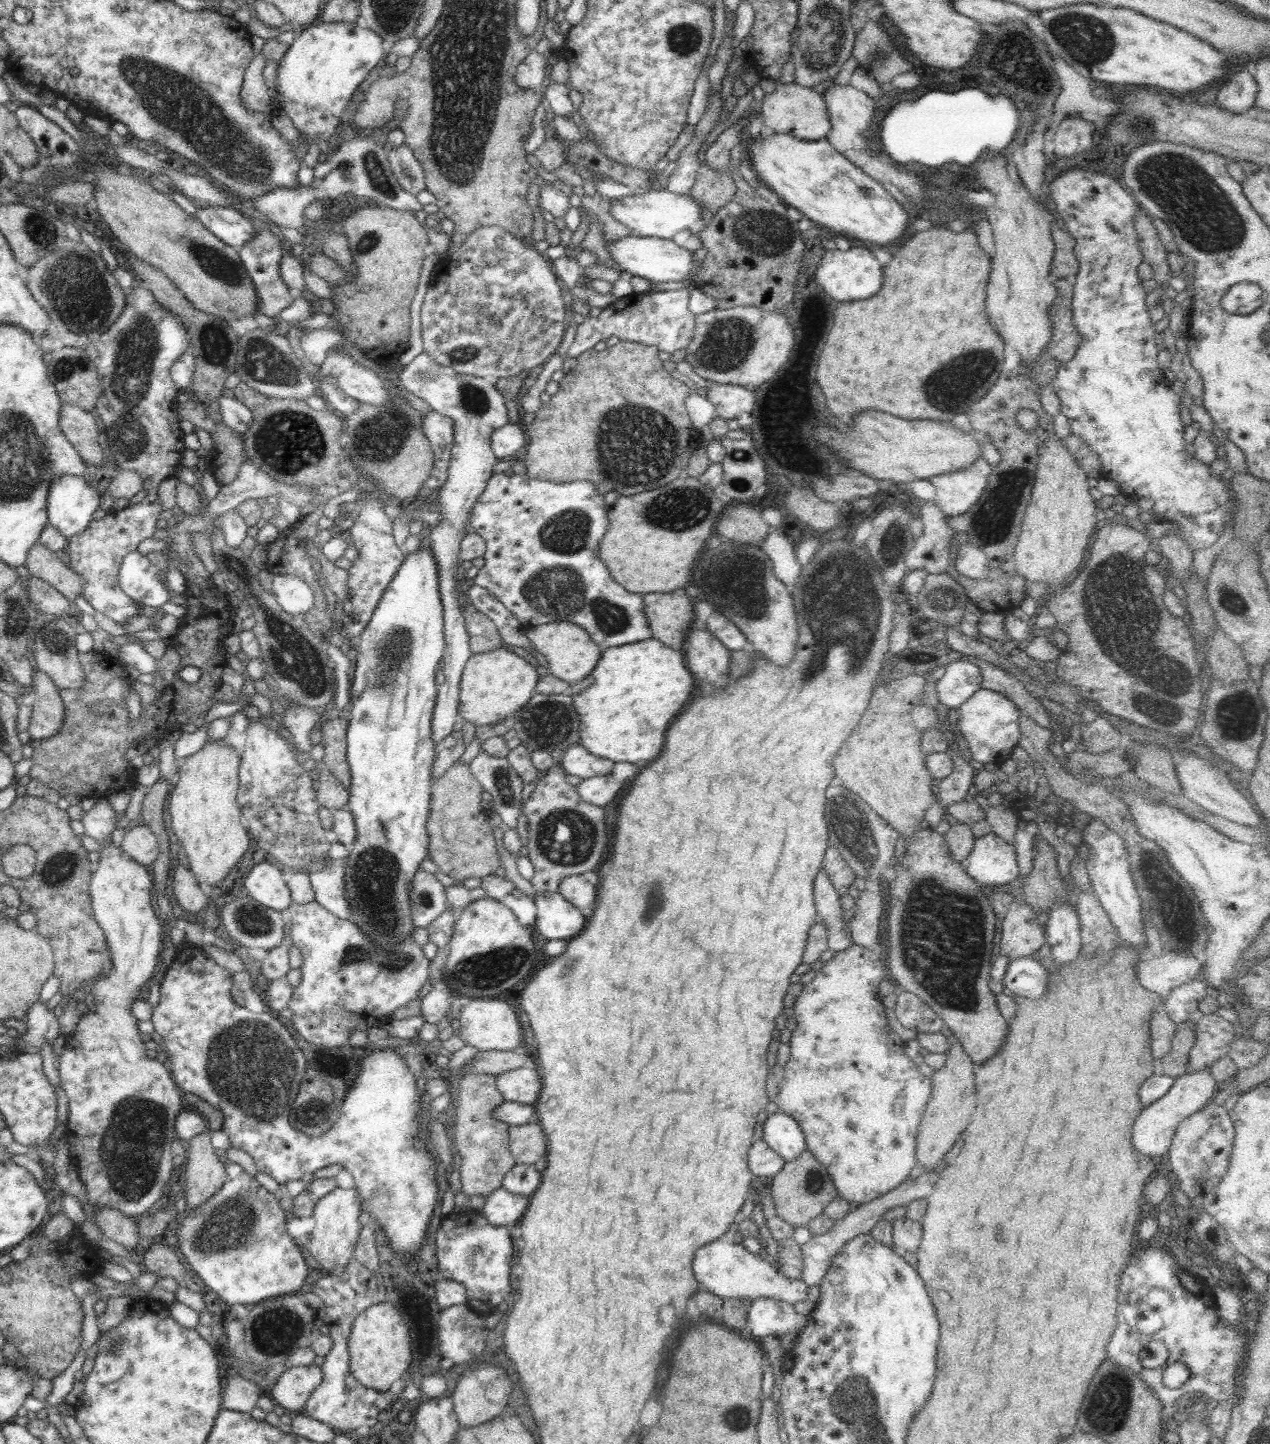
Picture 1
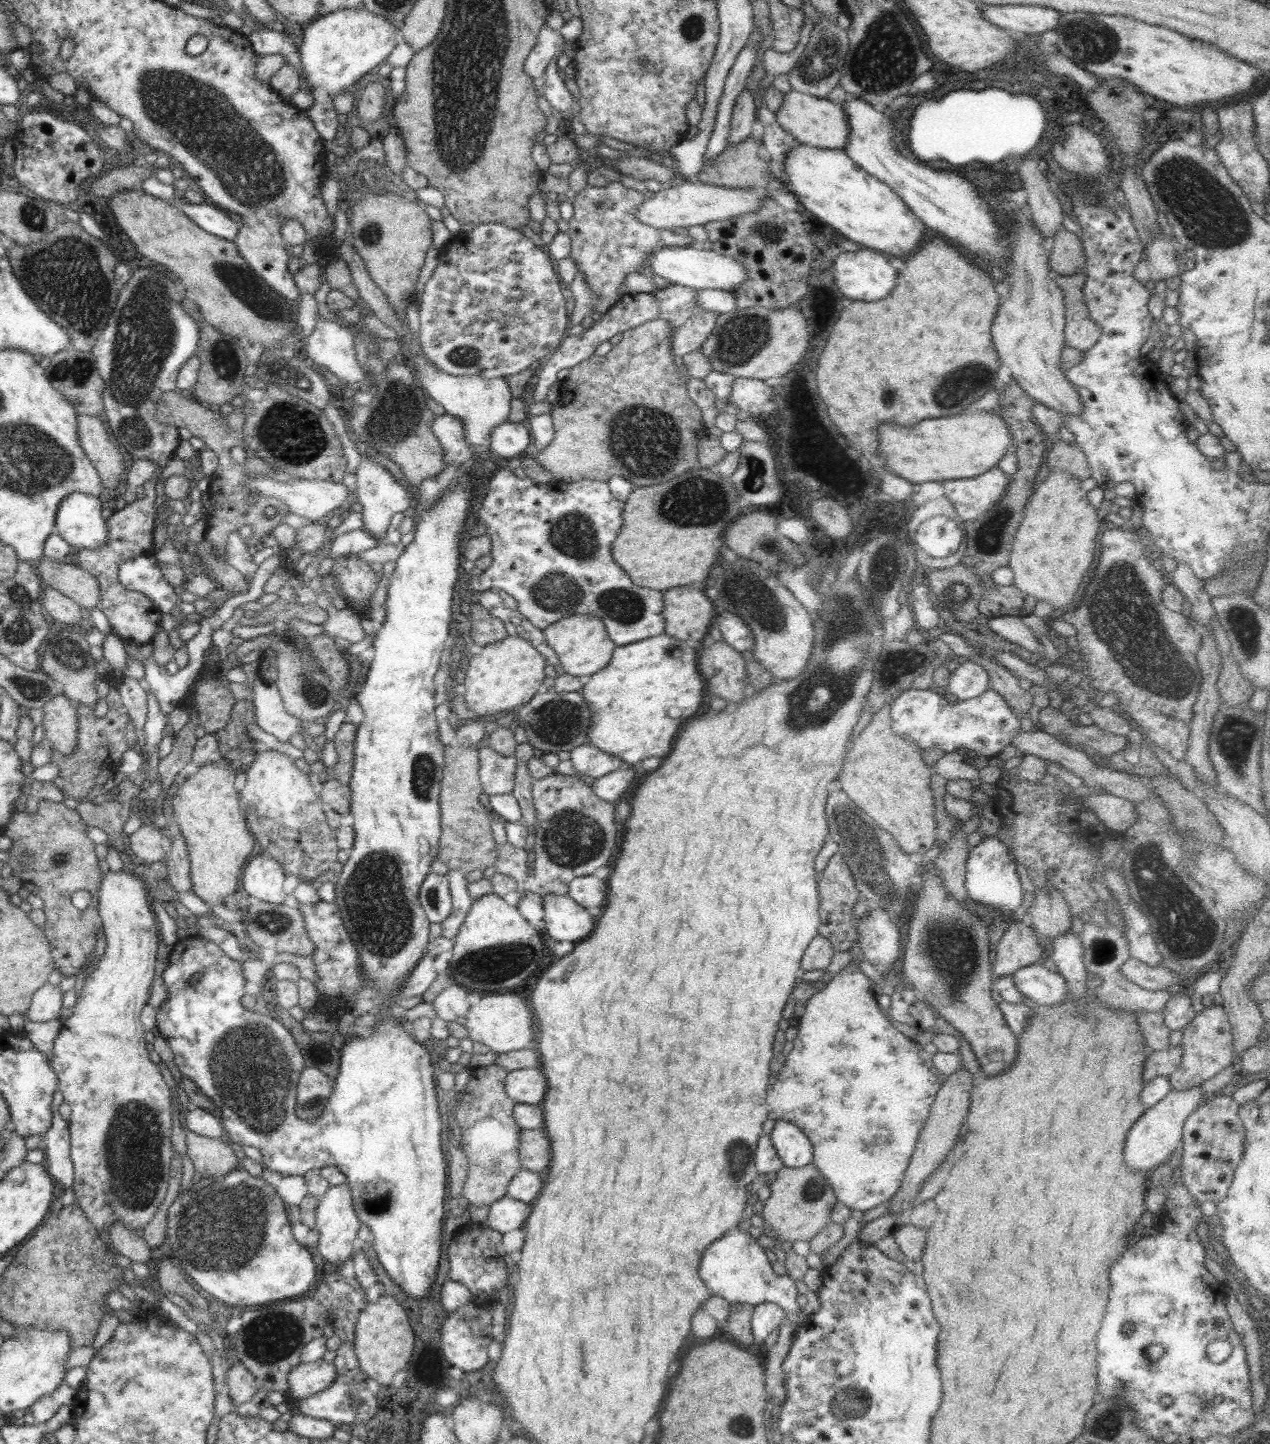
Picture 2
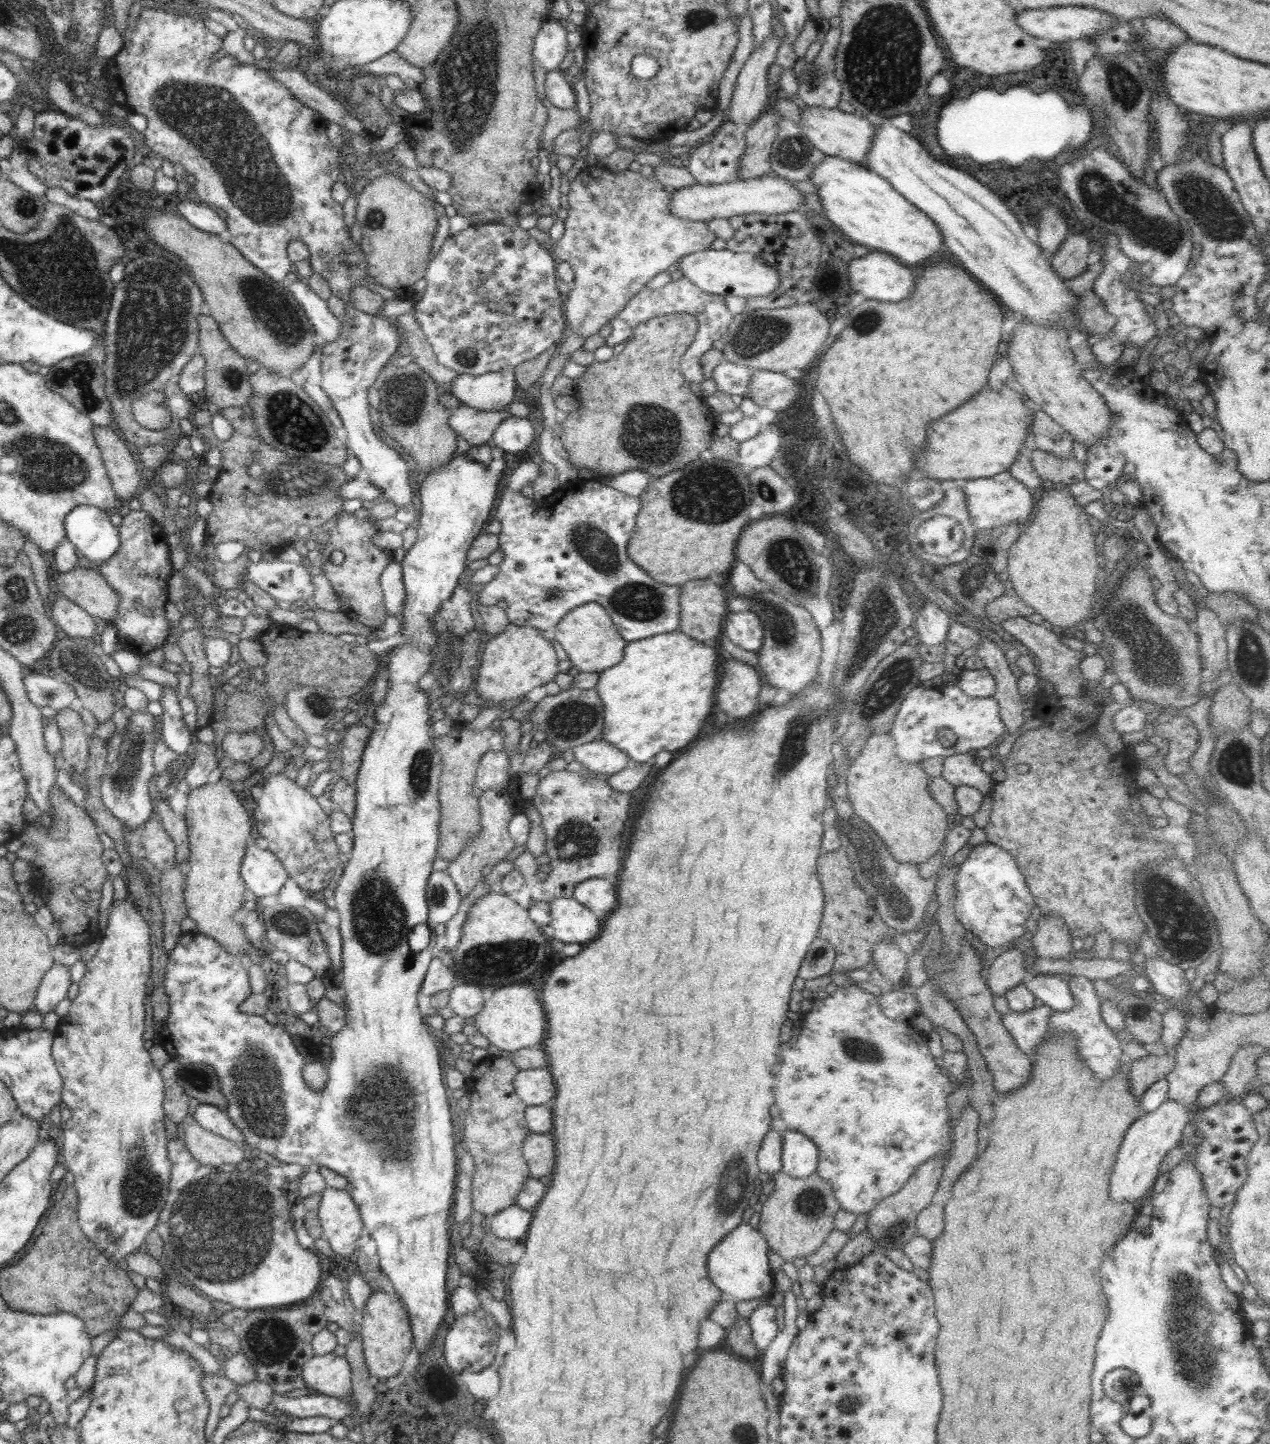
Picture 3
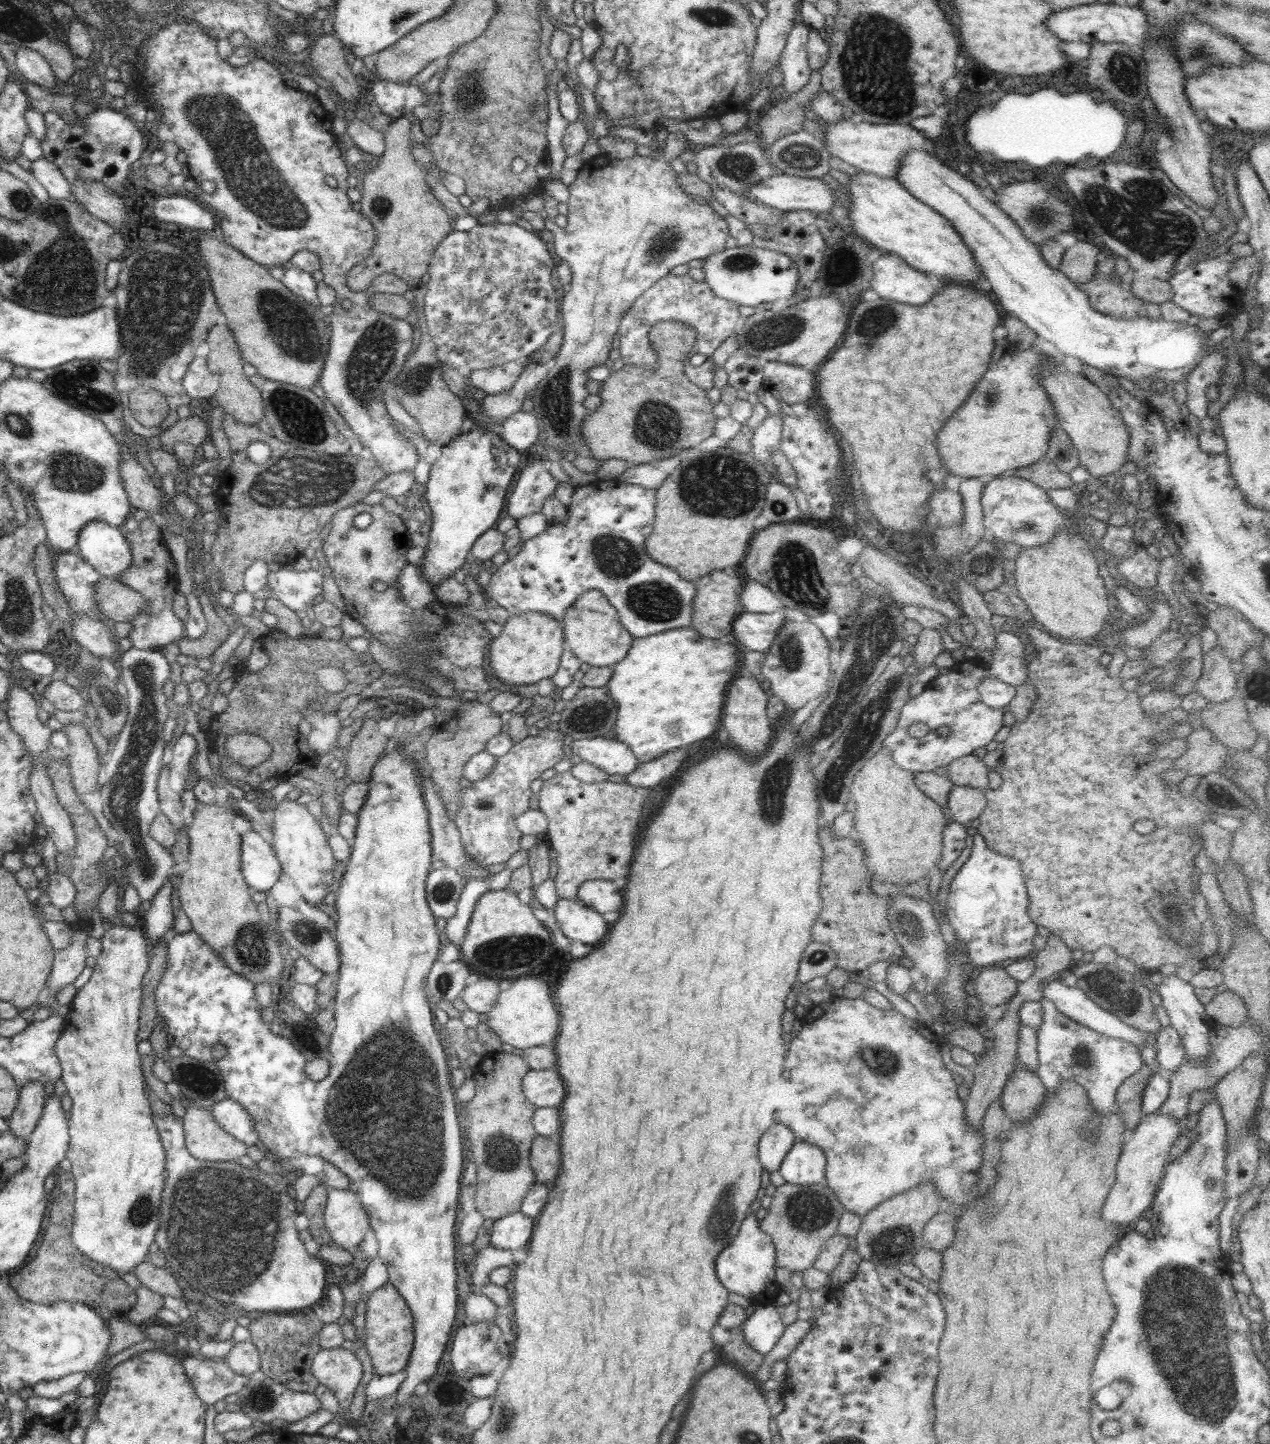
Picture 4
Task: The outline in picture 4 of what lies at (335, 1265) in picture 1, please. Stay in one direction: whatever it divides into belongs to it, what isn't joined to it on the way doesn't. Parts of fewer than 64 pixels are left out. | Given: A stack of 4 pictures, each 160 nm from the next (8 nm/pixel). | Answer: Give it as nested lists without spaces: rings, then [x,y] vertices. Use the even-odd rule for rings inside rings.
[[[332,1187],[327,1188],[327,1195],[323,1217],[334,1244],[348,1251],[359,1246],[371,1230],[359,1196],[351,1190]]]

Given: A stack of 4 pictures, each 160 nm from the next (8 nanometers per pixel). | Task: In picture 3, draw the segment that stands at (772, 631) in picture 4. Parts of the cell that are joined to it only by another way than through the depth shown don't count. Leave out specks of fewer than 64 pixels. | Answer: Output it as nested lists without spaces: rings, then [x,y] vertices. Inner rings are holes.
[[[750,610],[729,611],[723,622],[726,638],[744,650],[757,650],[762,646],[764,629],[761,628],[760,617]]]

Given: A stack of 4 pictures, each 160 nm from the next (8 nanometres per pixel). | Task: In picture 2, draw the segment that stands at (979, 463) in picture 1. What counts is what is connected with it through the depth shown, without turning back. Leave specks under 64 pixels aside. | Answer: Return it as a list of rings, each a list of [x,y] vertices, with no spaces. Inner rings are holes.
[[[997,466],[972,478],[945,480],[944,495],[950,499],[959,521],[971,521],[992,508],[1008,490],[1009,477]]]

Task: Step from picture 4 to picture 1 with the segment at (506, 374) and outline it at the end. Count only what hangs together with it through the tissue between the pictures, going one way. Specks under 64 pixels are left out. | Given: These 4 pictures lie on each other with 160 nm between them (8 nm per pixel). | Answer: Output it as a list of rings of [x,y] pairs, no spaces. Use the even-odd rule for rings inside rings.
[[[422,353],[416,356],[410,364],[404,367],[399,375],[400,388],[421,398],[430,405],[433,411],[448,418],[454,426],[454,444],[448,465],[446,482],[440,487],[440,495],[436,499],[435,509],[440,514],[440,522],[425,532],[429,539],[429,548],[438,565],[438,590],[443,606],[443,631],[445,634],[445,649],[443,652],[445,680],[438,686],[436,702],[432,715],[432,738],[436,746],[440,746],[443,738],[458,731],[460,716],[458,712],[458,697],[461,676],[468,660],[473,655],[469,646],[469,631],[463,617],[463,604],[460,599],[460,586],[456,581],[456,572],[460,566],[460,543],[468,527],[471,510],[478,497],[482,495],[488,479],[493,475],[497,456],[491,447],[491,435],[506,424],[509,424],[508,409],[504,396],[495,385],[485,379],[457,374],[448,366],[442,366],[430,360]]]

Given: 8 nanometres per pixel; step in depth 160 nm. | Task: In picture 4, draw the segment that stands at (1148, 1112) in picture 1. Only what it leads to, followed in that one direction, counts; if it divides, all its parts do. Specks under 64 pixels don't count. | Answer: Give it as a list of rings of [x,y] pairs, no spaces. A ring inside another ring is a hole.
[[[1160,1113],[1147,1114],[1136,1128],[1125,1129],[1123,1150],[1116,1165],[1116,1182],[1112,1185],[1104,1206],[1102,1218],[1111,1225],[1126,1228],[1130,1222],[1142,1216],[1154,1200],[1159,1182],[1168,1164],[1170,1148],[1182,1134],[1178,1121]]]

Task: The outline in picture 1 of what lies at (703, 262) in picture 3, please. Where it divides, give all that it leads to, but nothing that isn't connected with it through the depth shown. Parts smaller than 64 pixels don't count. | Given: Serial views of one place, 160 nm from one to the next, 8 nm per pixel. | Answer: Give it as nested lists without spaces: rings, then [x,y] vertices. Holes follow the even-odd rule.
[[[630,235],[617,241],[608,241],[606,248],[610,251],[610,256],[614,262],[620,265],[622,270],[634,276],[642,276],[655,283],[682,281],[691,272],[696,275],[701,269],[701,264],[696,264],[694,252],[684,249],[683,246],[676,245],[672,239],[637,237]]]

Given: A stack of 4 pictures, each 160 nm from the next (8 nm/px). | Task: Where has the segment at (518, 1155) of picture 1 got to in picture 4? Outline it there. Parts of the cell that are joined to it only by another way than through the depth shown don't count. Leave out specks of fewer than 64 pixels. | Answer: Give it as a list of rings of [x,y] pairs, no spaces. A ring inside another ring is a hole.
[[[538,1134],[534,1137],[529,1159],[536,1182],[544,1184],[558,1176],[561,1165],[560,1147],[558,1140]]]

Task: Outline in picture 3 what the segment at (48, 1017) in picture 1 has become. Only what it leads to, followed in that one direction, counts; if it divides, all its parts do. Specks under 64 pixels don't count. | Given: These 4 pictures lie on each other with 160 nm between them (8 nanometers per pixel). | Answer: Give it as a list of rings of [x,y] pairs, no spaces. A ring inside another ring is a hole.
[[[54,963],[52,969],[40,982],[40,987],[35,994],[33,1009],[42,1015],[54,1011],[56,1005],[67,997],[72,984],[70,966]]]

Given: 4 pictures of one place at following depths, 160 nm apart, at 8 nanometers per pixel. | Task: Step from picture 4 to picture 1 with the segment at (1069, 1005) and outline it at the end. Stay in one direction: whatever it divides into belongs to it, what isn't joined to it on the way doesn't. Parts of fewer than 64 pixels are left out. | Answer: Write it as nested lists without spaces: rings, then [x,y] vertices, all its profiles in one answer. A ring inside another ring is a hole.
[[[1017,958],[1008,964],[1003,986],[1016,995],[1040,998],[1047,991],[1048,976],[1047,970],[1036,958]]]

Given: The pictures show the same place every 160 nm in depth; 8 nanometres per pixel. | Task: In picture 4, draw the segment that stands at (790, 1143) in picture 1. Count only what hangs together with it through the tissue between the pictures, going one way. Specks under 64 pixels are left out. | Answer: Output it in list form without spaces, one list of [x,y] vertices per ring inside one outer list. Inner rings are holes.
[[[797,1140],[779,1171],[787,1183],[799,1185],[824,1184],[826,1156],[817,1146]]]

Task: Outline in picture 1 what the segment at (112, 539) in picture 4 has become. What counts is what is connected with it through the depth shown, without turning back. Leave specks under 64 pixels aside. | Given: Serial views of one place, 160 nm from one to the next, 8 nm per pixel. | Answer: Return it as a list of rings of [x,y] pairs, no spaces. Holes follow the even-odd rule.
[[[62,473],[49,484],[46,514],[48,522],[55,526],[66,538],[81,534],[93,521],[92,515],[100,509],[99,493],[90,487],[89,478],[82,478]]]

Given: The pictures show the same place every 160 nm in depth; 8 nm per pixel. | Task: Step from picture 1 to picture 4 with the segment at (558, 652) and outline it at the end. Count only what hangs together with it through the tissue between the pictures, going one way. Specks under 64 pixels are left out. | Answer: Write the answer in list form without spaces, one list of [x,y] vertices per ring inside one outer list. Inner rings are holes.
[[[587,590],[565,612],[562,620],[565,644],[580,662],[590,666],[610,666],[620,662],[632,646],[632,636],[620,622],[617,610],[599,590]]]

